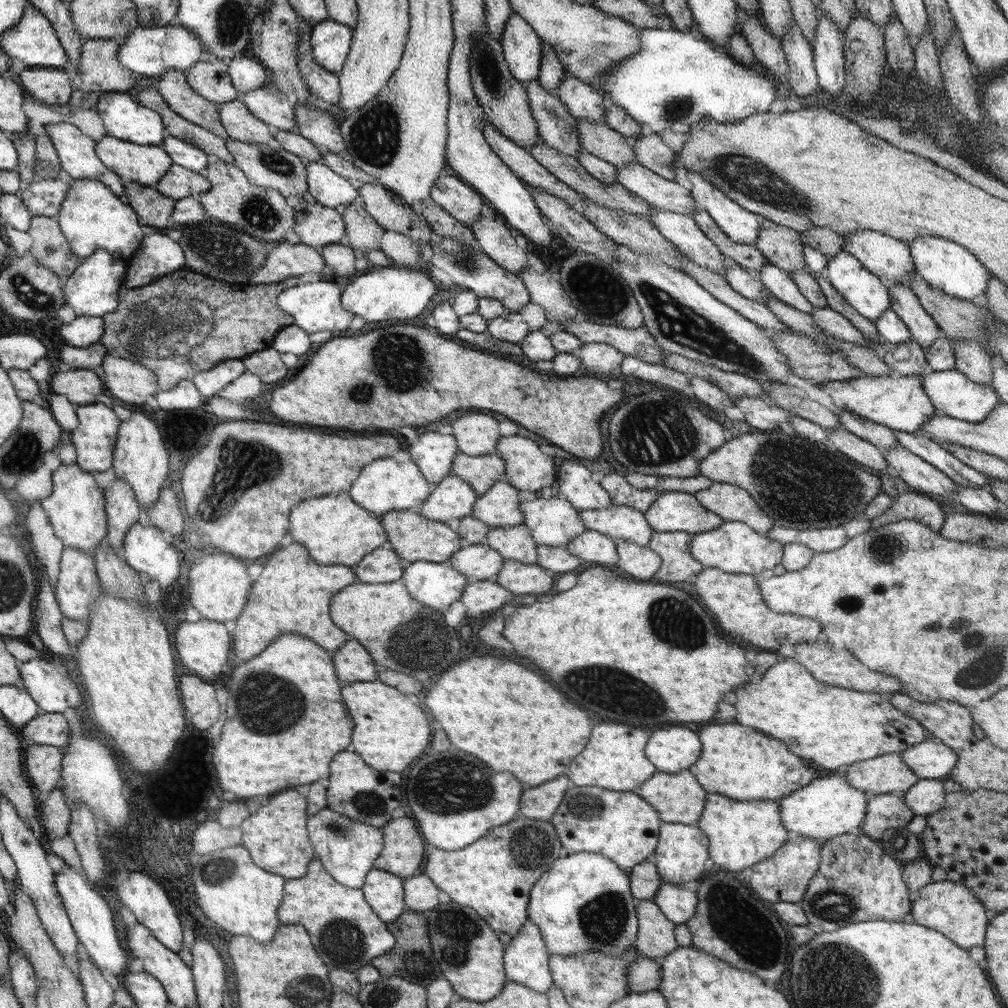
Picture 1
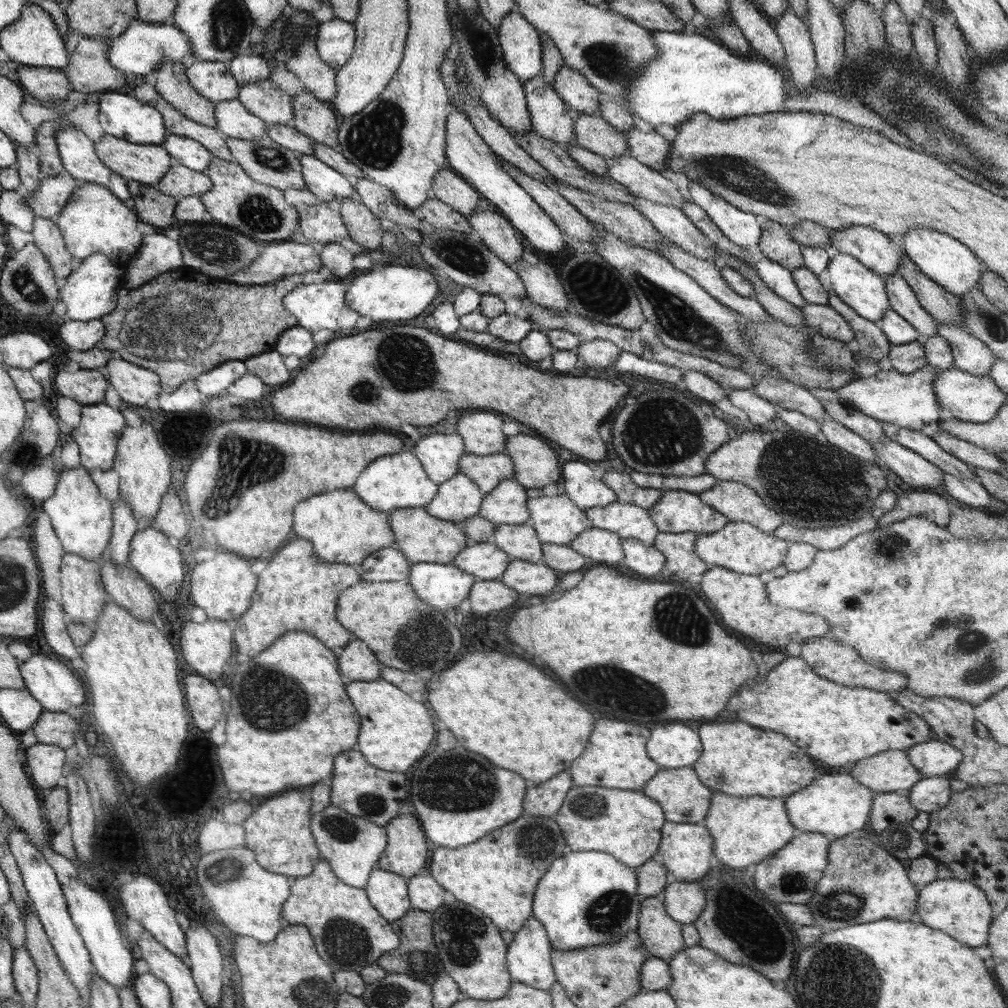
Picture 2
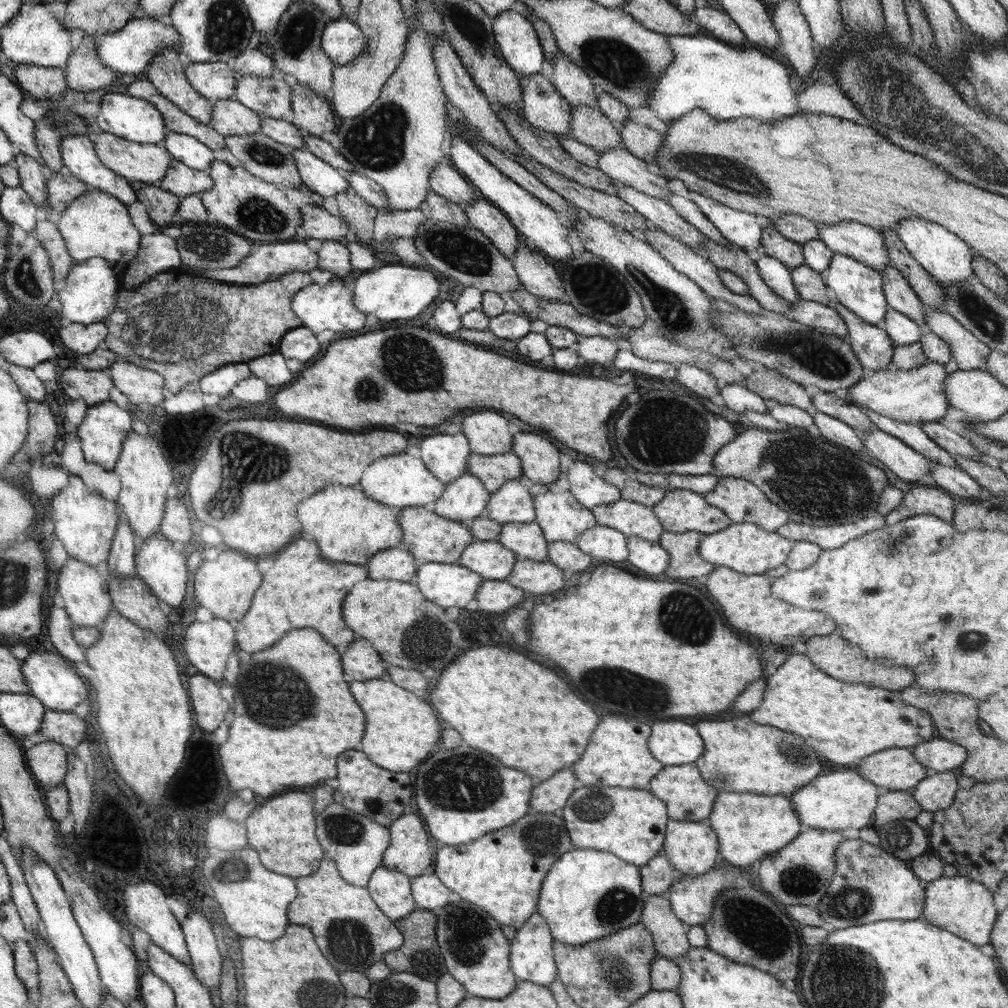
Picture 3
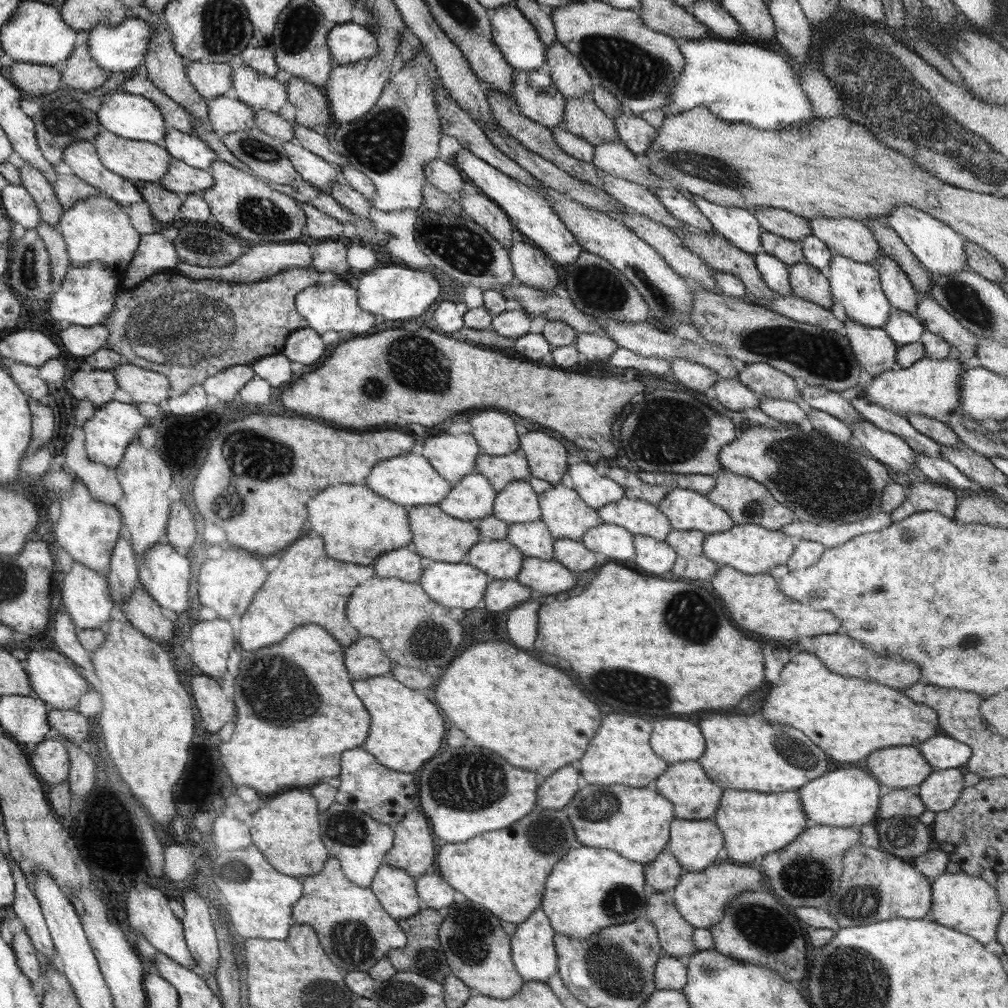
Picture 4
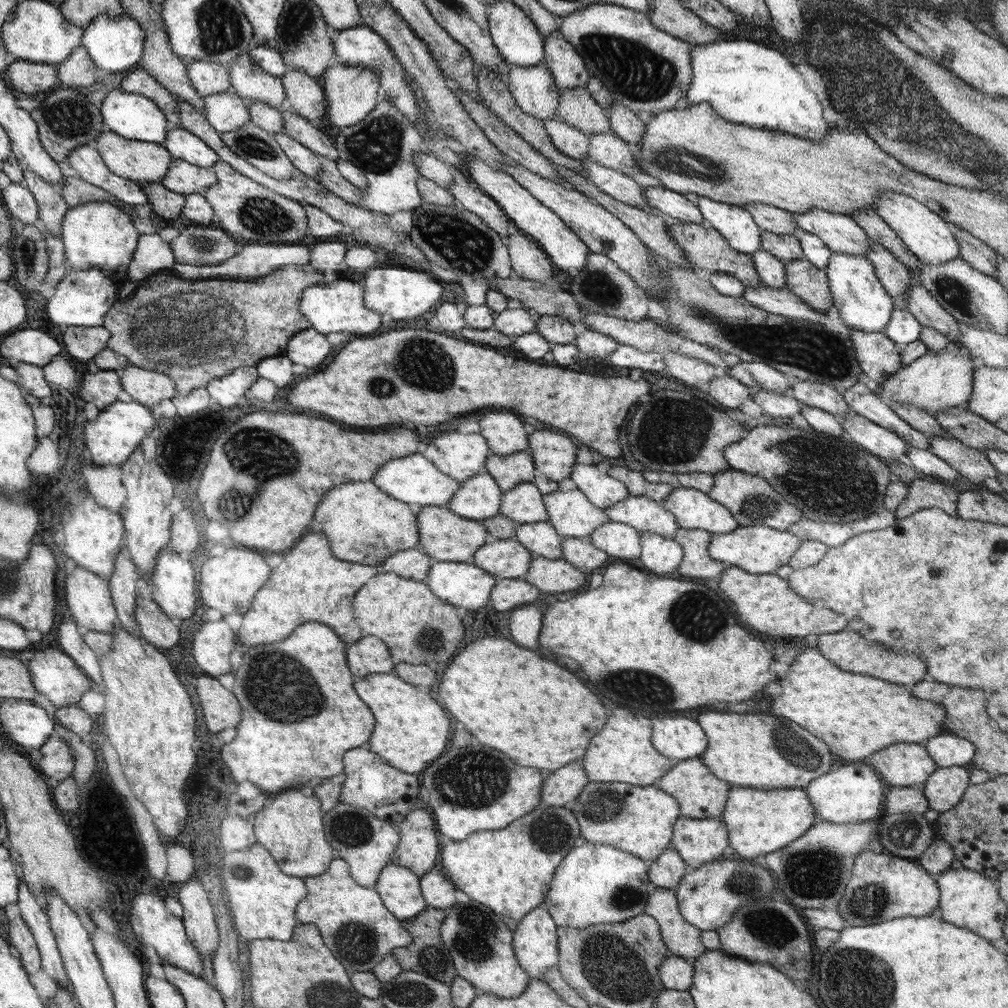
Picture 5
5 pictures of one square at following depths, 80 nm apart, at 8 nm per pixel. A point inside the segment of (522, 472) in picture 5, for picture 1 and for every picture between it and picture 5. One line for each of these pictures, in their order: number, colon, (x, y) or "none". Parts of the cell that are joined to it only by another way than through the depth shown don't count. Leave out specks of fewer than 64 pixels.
1: (480, 472)
2: (488, 472)
3: (494, 471)
4: (500, 470)

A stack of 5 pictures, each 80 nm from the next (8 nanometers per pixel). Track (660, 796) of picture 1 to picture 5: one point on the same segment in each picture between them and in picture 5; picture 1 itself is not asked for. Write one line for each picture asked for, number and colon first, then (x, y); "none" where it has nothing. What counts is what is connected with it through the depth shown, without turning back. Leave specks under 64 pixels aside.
2: (684, 799)
3: (689, 798)
4: (695, 797)
5: (700, 794)

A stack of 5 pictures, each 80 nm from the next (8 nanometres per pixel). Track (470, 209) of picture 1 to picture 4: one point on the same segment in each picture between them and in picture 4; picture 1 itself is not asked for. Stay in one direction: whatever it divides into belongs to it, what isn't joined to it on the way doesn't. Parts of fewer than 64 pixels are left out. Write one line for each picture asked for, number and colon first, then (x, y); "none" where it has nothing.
2: (449, 186)
3: (448, 182)
4: (442, 174)

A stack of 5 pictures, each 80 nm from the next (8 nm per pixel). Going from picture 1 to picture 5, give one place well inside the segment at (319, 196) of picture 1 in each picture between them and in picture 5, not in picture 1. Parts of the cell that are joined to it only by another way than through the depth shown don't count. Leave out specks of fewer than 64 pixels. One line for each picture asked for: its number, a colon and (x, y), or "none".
2: (327, 184)
3: (319, 176)
4: (318, 172)
5: (303, 158)

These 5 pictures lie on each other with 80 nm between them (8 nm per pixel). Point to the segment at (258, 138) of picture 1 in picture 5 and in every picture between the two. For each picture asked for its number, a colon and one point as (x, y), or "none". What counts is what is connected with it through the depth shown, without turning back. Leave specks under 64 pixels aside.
2: (233, 119)
3: (229, 117)
4: (225, 115)
5: (226, 112)

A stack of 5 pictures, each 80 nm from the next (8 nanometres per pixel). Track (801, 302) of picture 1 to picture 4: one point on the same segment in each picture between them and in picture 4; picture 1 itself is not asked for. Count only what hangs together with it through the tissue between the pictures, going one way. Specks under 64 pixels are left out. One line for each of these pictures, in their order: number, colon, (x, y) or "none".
2: (778, 278)
3: (777, 276)
4: (774, 272)

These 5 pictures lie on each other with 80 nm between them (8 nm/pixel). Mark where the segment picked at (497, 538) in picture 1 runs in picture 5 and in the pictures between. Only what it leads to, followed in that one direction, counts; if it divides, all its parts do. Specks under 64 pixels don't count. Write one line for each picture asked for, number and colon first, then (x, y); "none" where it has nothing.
2: (520, 542)
3: (527, 541)
4: (535, 540)
5: (541, 539)

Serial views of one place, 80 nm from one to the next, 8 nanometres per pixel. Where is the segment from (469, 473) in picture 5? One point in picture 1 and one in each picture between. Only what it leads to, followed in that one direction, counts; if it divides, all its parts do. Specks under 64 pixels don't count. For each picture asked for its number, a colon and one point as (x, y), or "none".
1: (434, 453)
2: (440, 454)
3: (447, 456)
4: (454, 457)

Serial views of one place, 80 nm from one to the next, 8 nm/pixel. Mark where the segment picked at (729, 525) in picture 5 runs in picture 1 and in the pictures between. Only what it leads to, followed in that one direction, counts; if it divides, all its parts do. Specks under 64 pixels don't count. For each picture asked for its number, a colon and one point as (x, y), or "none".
1: (673, 511)
2: (676, 511)
3: (679, 511)
4: (686, 510)

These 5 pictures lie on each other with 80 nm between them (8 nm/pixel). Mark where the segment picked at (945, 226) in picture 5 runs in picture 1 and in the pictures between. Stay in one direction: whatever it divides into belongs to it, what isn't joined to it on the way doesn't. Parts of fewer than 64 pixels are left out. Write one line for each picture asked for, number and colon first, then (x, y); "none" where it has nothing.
1: (947, 266)
2: (945, 260)
3: (945, 256)
4: (941, 250)

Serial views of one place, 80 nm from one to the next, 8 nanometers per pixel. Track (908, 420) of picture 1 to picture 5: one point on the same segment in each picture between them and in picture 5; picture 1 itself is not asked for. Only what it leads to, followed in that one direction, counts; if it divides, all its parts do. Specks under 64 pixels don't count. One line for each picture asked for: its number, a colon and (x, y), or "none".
2: (906, 400)
3: (915, 396)
4: (931, 387)
5: (935, 381)

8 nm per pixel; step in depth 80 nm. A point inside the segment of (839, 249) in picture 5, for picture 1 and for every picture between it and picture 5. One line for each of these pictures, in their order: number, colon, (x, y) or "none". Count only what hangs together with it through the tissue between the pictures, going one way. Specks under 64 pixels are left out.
1: (890, 259)
2: (877, 251)
3: (865, 244)
4: (853, 239)

